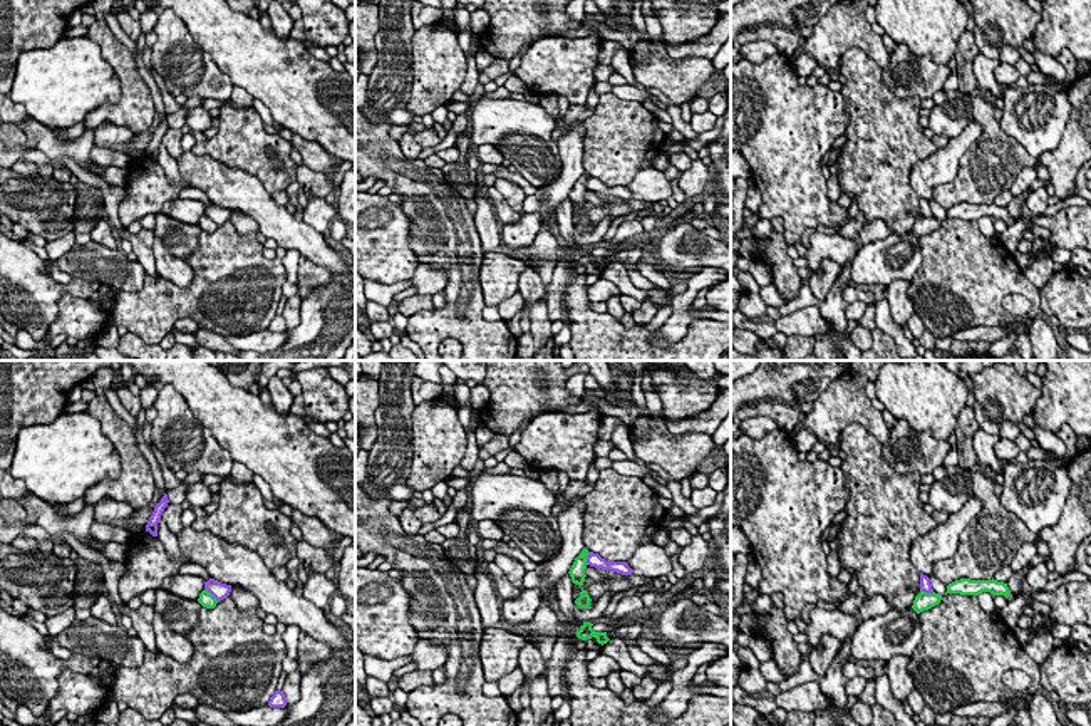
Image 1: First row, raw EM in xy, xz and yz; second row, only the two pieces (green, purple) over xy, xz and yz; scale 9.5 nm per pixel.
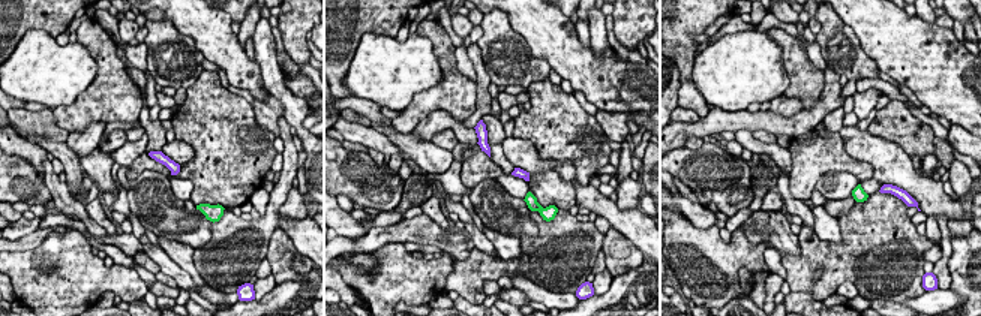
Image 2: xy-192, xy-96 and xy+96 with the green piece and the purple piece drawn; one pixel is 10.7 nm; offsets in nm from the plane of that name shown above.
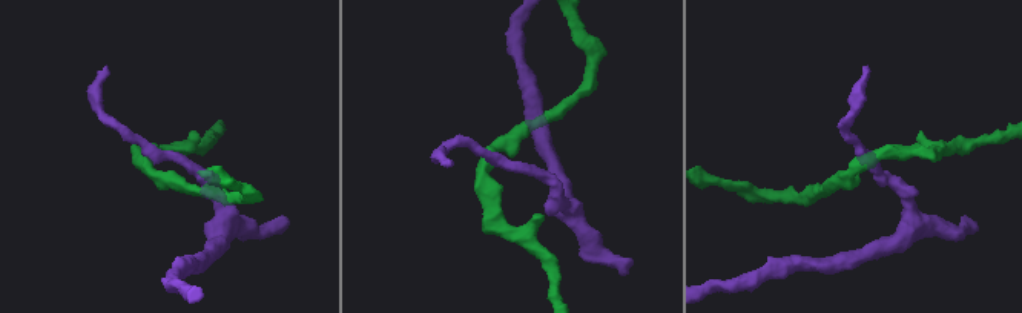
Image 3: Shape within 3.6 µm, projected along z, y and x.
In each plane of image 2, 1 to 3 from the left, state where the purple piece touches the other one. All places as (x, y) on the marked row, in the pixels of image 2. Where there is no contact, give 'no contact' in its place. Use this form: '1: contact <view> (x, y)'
1: no contact
2: no contact
3: no contact

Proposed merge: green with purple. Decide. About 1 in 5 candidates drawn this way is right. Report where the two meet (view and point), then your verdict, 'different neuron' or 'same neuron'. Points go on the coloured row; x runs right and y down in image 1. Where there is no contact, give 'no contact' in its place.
contact xy (210, 594); different neuron

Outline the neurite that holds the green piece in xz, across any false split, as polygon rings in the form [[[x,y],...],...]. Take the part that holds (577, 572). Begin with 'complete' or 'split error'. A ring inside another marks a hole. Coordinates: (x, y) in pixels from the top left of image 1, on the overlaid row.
complete; [[[583,548],[582,553],[575,558],[571,568],[570,568],[570,577],[571,577],[571,582],[577,583],[577,585],[583,585],[585,582],[585,568],[587,568],[587,557],[588,557],[588,550]]]

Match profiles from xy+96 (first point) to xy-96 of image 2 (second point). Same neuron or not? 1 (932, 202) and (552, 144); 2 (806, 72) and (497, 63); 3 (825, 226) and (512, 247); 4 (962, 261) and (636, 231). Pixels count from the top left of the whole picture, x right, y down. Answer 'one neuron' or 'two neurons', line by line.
1: two neurons
2: two neurons
3: one neuron
4: two neurons

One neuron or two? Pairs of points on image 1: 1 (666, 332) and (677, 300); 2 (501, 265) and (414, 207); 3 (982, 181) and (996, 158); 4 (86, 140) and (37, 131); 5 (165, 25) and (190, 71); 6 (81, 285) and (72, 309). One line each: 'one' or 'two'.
1: one
2: two
3: one
4: one
5: one
6: two

